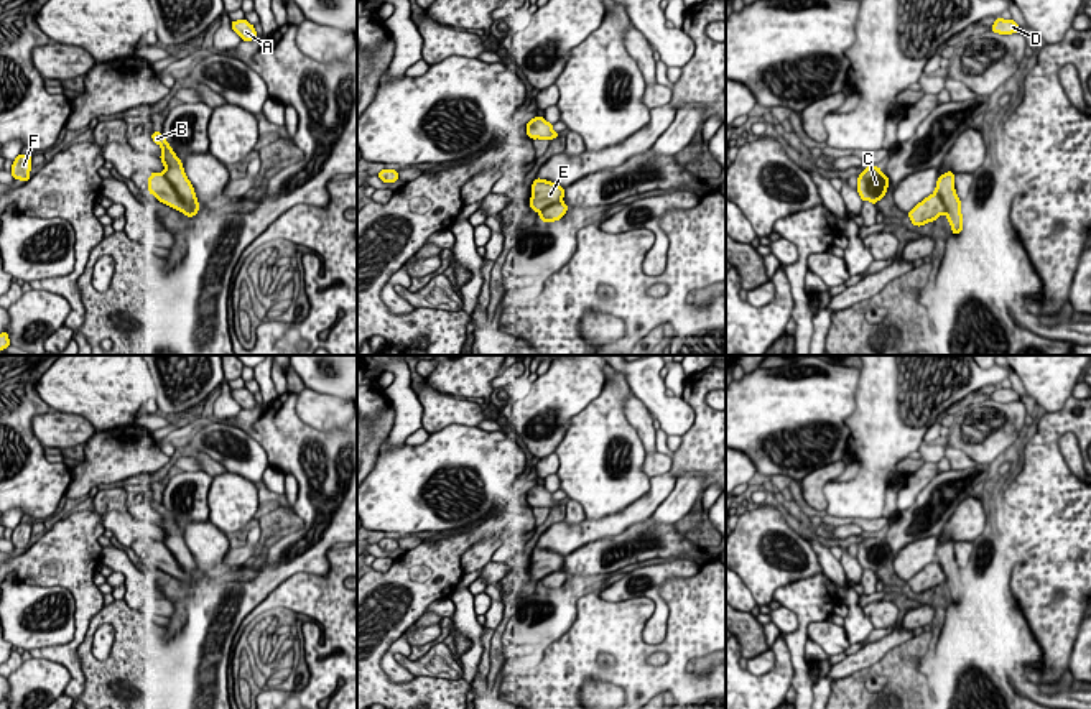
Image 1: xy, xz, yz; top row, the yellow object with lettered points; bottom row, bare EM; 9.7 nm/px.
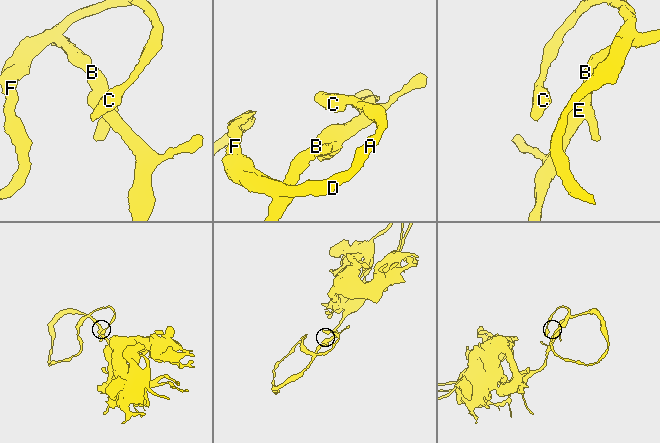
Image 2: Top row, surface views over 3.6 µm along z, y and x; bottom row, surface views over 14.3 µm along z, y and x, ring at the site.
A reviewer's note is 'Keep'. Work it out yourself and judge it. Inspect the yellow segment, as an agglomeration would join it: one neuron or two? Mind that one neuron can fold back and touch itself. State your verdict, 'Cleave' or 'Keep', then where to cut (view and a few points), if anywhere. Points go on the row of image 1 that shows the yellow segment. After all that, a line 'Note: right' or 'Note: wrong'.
Keep. No split
Note: right

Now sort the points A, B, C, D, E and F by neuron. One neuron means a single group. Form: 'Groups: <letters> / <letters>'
Groups: A B C D E F

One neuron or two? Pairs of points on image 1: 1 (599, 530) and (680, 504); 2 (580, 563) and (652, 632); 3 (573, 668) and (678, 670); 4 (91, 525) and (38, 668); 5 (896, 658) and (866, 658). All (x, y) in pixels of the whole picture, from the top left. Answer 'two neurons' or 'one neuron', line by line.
1: two neurons
2: two neurons
3: one neuron
4: two neurons
5: two neurons

